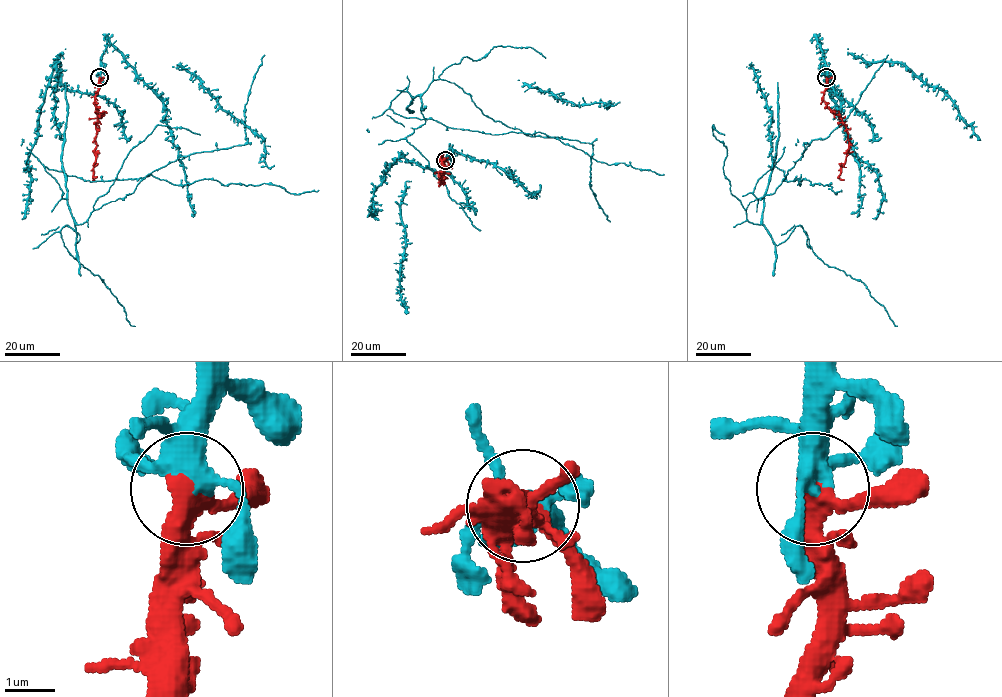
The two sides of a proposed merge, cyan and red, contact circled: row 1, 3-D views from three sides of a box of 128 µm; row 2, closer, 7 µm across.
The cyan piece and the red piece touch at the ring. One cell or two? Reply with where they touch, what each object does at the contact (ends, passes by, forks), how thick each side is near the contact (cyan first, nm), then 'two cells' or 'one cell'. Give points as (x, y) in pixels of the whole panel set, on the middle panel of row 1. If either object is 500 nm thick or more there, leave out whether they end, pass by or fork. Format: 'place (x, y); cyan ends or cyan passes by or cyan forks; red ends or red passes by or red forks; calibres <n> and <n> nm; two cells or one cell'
place (445, 160); cyan forks; red passes by; calibres 320 and 400 nm; one cell

